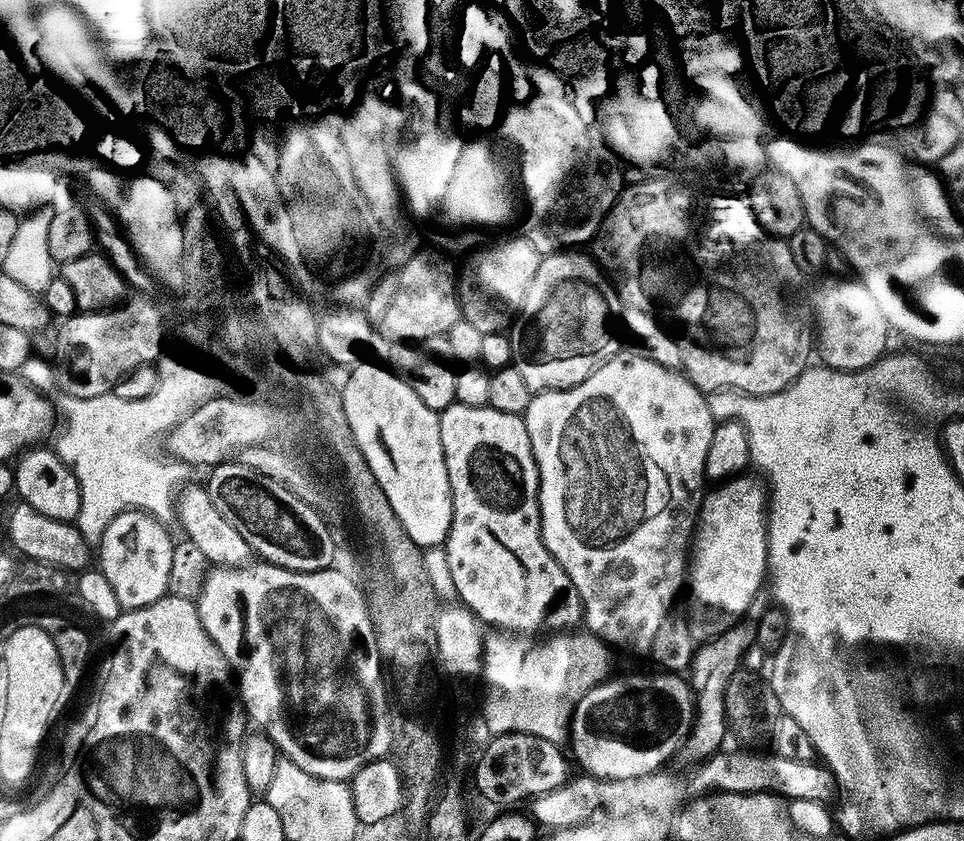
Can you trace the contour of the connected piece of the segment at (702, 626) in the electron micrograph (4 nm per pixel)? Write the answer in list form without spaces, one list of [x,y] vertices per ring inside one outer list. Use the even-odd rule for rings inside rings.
[[[737,478],[713,487],[705,495],[696,525],[694,543],[690,549],[690,596],[697,620],[691,625],[693,637],[707,642],[721,636],[737,620],[748,615],[754,598],[761,595],[768,570],[768,513],[770,496],[759,479]]]

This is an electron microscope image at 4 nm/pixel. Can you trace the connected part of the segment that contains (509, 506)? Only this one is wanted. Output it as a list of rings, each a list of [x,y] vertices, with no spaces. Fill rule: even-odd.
[[[454,403],[445,412],[439,413],[440,429],[442,430],[442,450],[446,454],[446,470],[450,474],[450,490],[454,502],[454,522],[448,535],[446,549],[448,552],[448,565],[450,578],[454,578],[455,595],[460,595],[459,603],[469,609],[480,623],[492,630],[499,630],[504,634],[511,634],[521,638],[536,638],[541,634],[568,634],[579,629],[584,624],[584,607],[578,590],[574,590],[574,582],[562,570],[562,566],[550,554],[542,534],[542,514],[540,513],[540,475],[538,462],[534,458],[534,446],[530,446],[530,430],[526,430],[523,416],[502,414],[502,410],[493,408],[474,408]]]

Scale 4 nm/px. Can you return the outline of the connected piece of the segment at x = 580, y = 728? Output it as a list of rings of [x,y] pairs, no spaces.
[[[660,674],[664,676],[628,676],[625,680],[616,680],[617,678],[609,678],[600,684],[594,690],[582,697],[576,704],[575,712],[571,713],[571,737],[570,747],[576,755],[576,760],[585,768],[583,770],[589,777],[596,777],[599,780],[617,781],[617,780],[634,780],[644,779],[659,773],[667,760],[672,760],[681,755],[684,751],[684,744],[690,738],[692,726],[696,722],[696,698],[692,690],[692,685],[683,675],[680,674]]]

